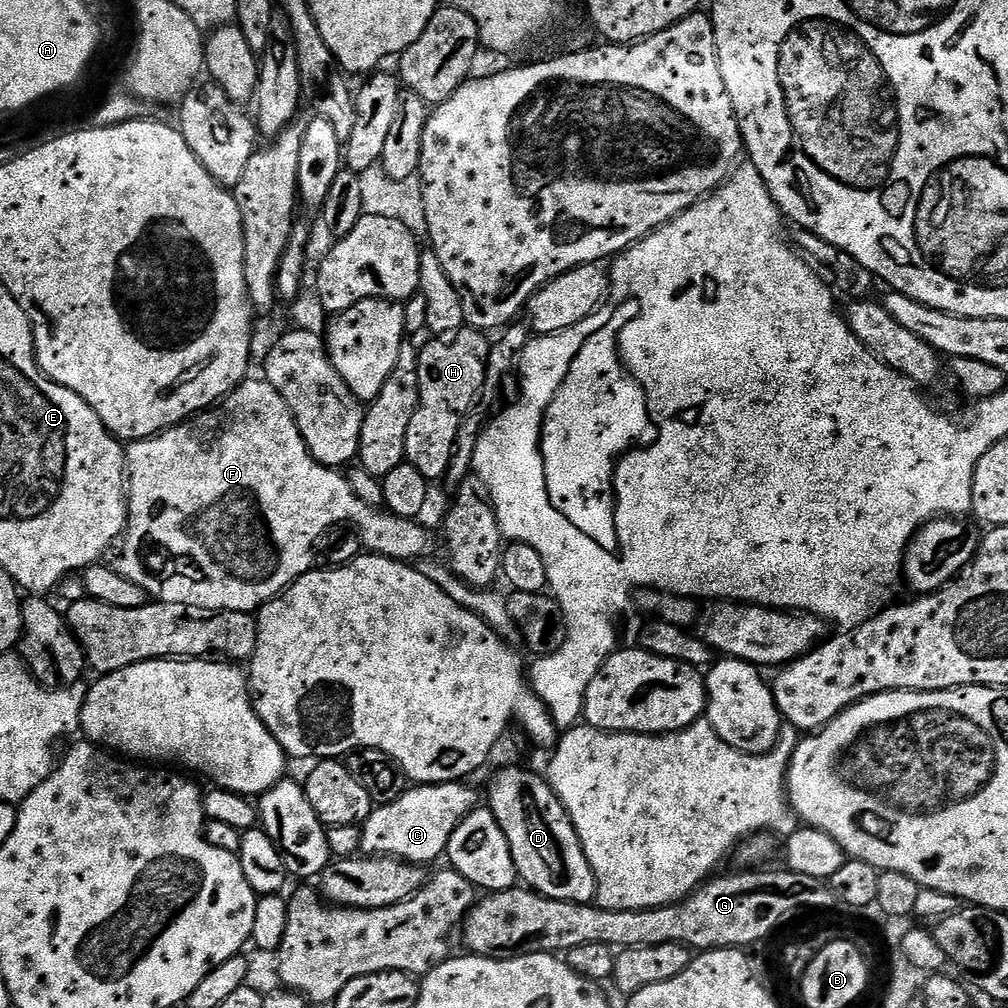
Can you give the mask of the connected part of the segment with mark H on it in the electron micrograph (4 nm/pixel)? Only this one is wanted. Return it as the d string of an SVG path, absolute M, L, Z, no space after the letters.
M465 326L447 338L429 339L429 344L419 349L420 407L414 418L410 418L410 430L406 430L404 458L429 482L443 481L447 477L458 430L473 411L476 395L481 395L490 347L489 337L484 336L487 335L481 329Z

